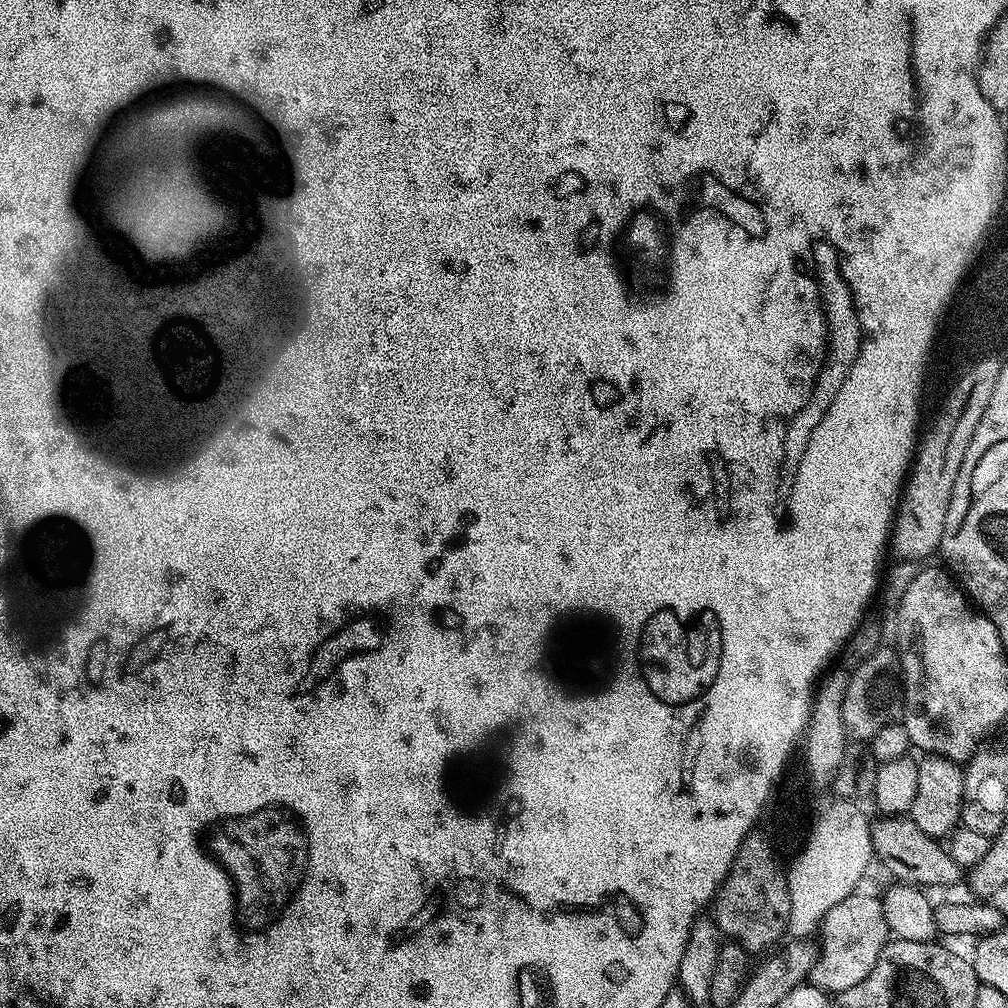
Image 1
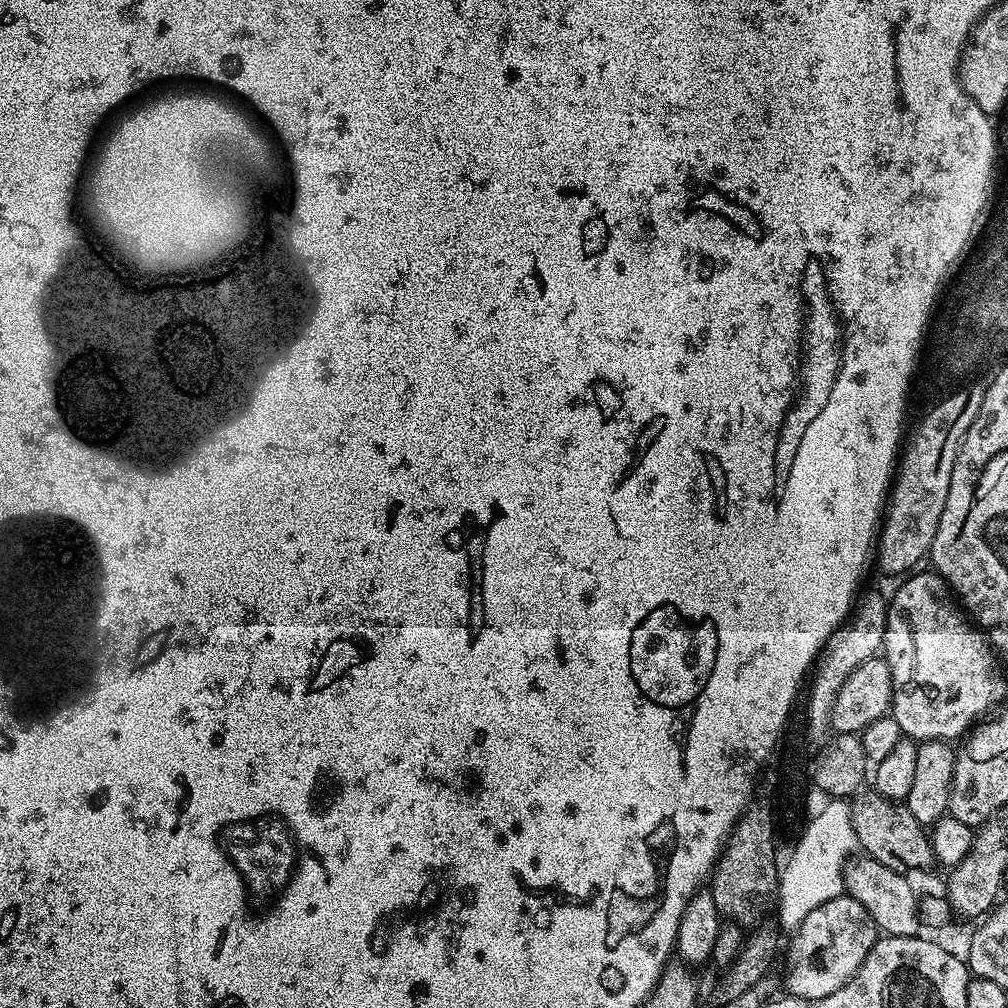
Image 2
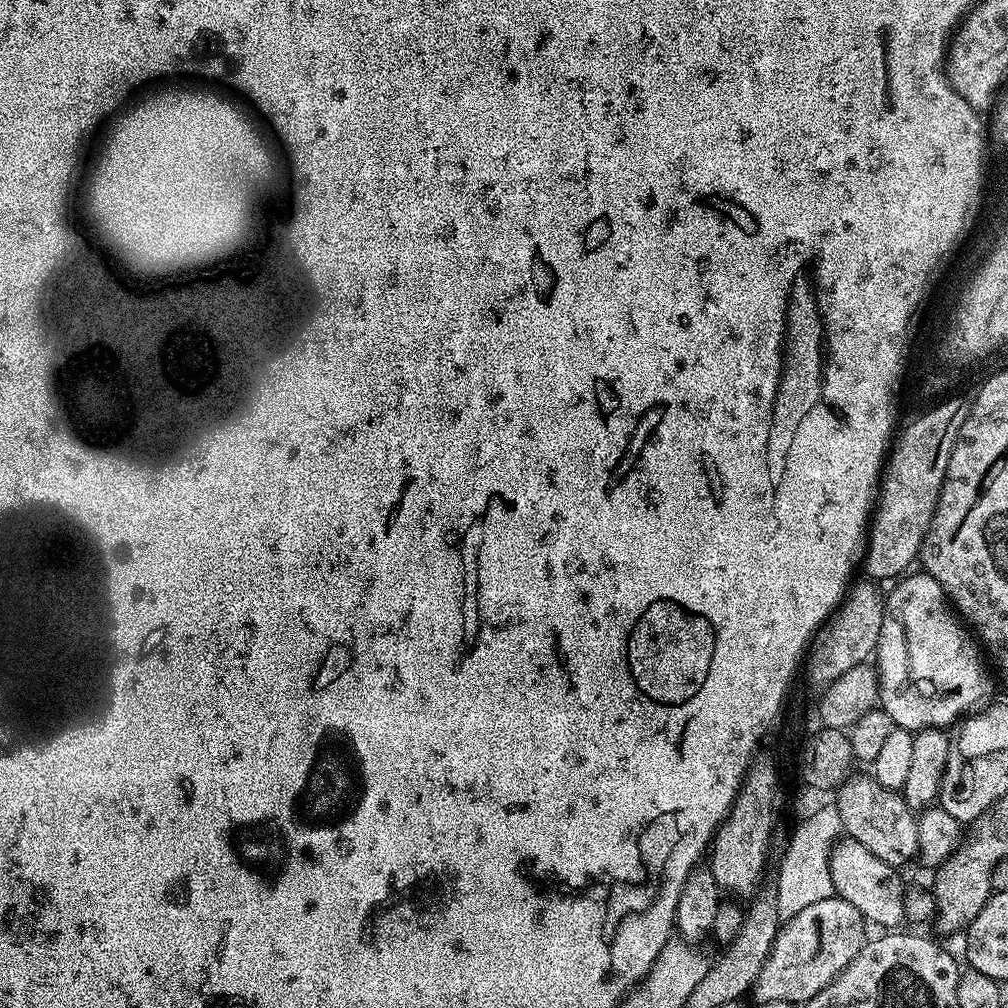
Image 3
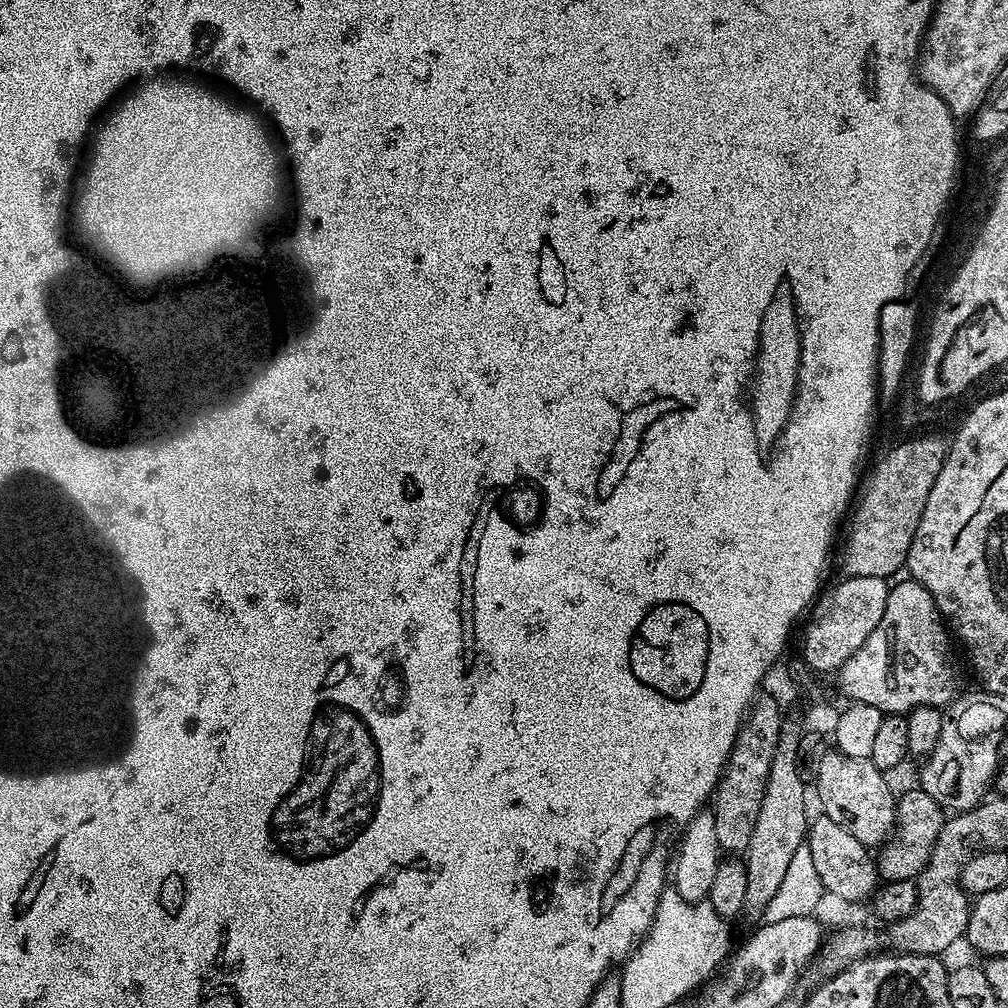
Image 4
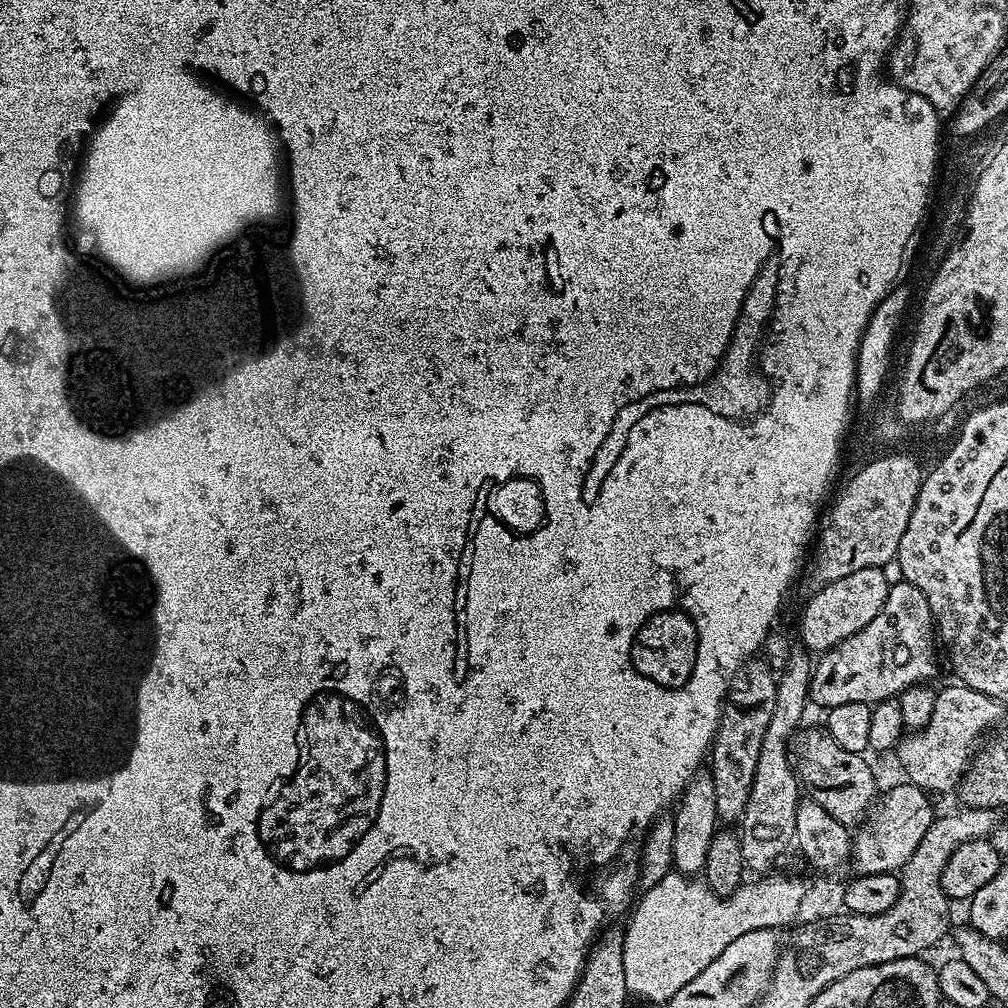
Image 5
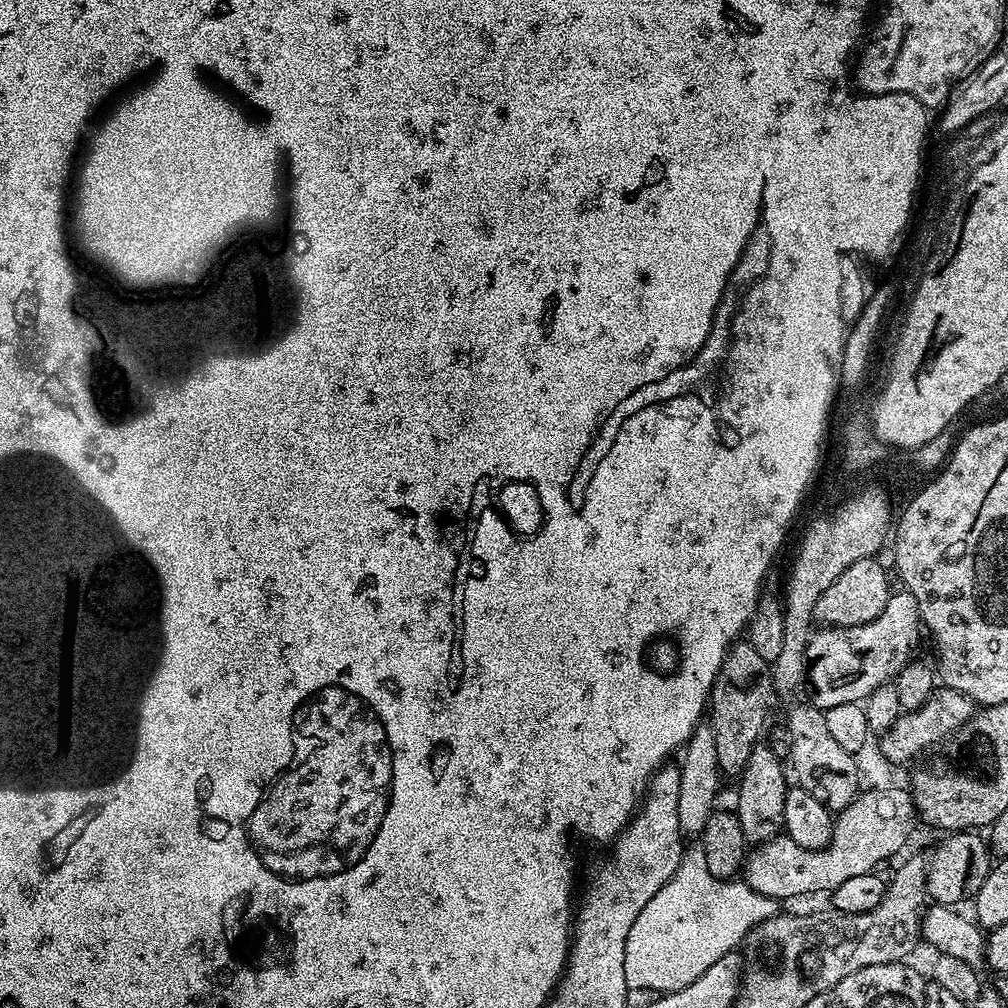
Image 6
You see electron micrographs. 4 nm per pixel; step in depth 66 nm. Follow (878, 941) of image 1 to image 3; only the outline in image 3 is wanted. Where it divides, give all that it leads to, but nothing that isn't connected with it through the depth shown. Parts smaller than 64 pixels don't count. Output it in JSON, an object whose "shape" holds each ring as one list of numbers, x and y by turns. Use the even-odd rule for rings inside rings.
{"shape":[[833,898,814,902,814,906,806,906,806,910,794,914,794,918,783,921,780,925,779,932,772,942,771,953,765,958,755,983,750,989,750,996,757,1000,757,1005,763,1006,768,1002,786,1002,790,1006,807,1005,814,994,821,992,836,975,864,949,866,935,864,936,864,927,866,921,850,902]]}

